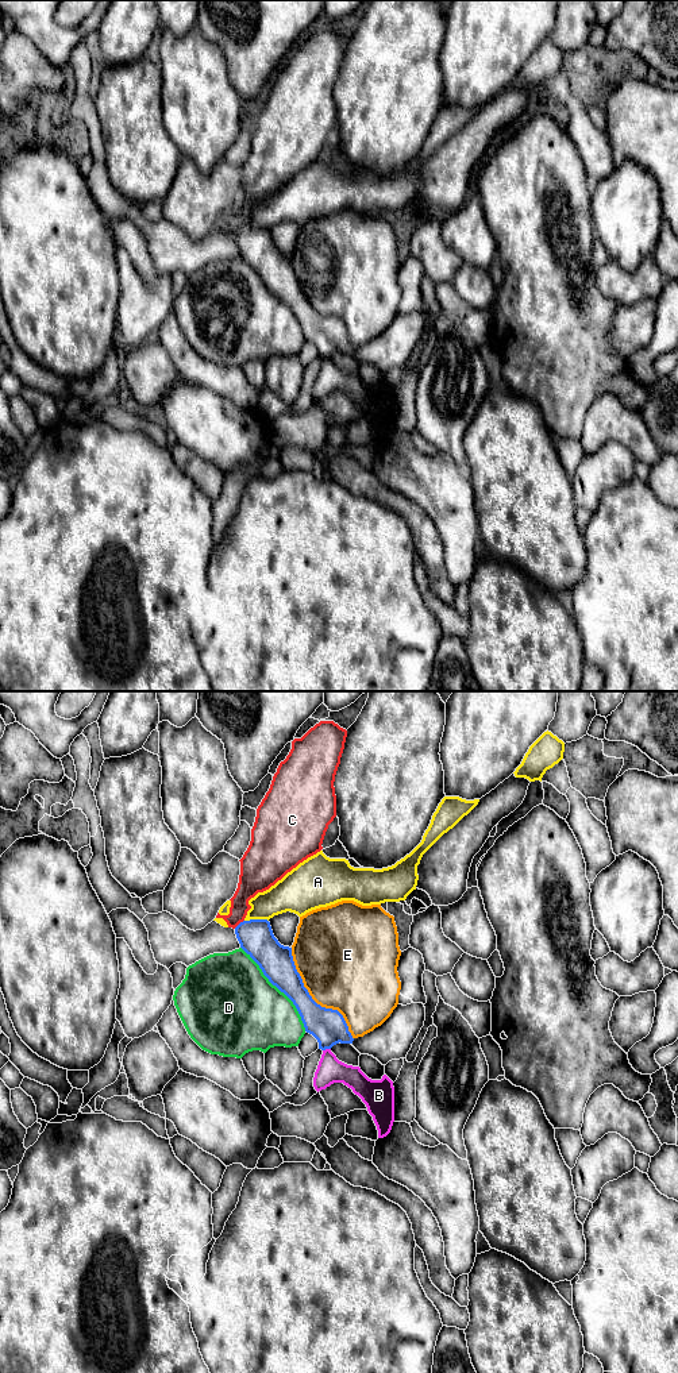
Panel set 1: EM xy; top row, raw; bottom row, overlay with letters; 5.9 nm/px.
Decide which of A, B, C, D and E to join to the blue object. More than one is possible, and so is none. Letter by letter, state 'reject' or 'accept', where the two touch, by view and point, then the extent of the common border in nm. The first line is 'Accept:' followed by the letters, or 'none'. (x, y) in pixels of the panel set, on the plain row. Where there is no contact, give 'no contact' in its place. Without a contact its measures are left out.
Accept: none
A: reject | xy (255, 228) | 140 nm
B: reject | xy (326, 357) | 50 nm
C: reject | xy (239, 232) | 80 nm
D: reject | xy (278, 297) | 650 nm
E: reject | xy (312, 308) | 650 nm

